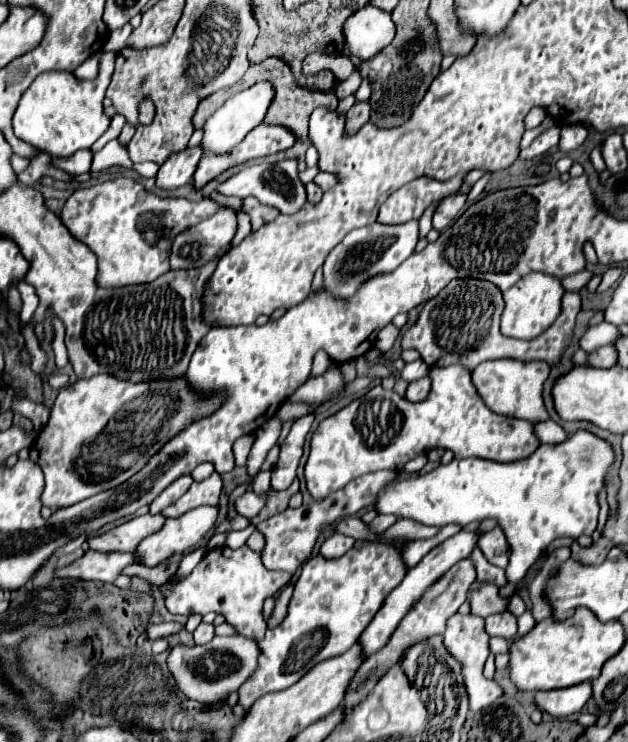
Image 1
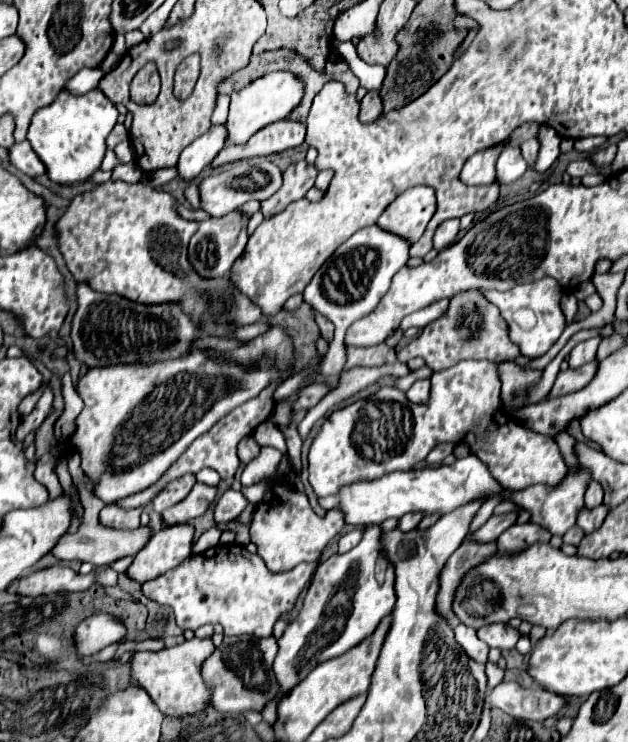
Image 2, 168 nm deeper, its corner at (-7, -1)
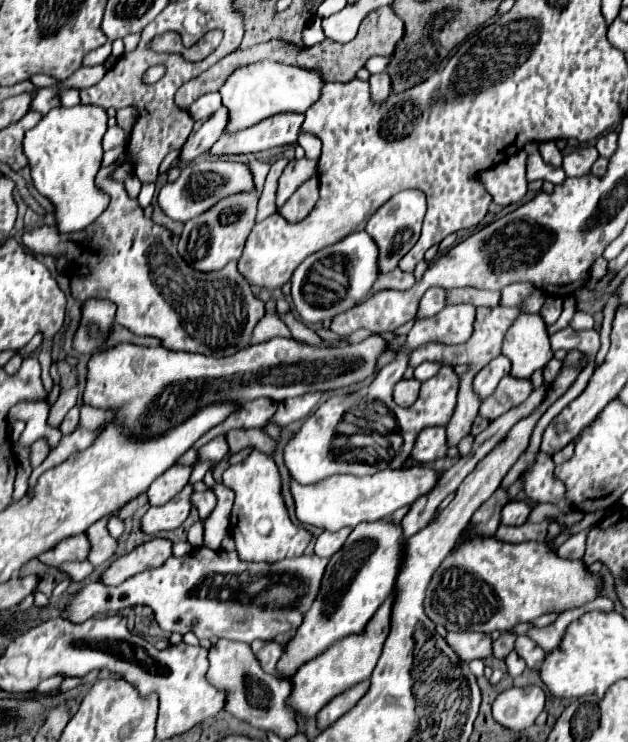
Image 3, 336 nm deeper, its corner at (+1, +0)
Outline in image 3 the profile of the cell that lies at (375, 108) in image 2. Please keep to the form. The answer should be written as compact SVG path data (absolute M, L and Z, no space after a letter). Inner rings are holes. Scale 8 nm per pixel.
M388 72L372 74L368 82L370 82L370 94L372 94L374 102L382 102L382 100L384 100L384 98L388 98L388 94L392 92L392 88L390 88L390 78L388 78Z

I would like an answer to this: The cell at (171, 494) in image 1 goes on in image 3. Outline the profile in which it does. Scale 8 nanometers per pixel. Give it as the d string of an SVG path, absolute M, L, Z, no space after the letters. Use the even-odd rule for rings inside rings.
M180 464L180 466L172 466L160 478L156 478L156 482L152 482L152 486L148 488L150 506L162 506L170 502L188 484L190 472L192 472L192 466Z

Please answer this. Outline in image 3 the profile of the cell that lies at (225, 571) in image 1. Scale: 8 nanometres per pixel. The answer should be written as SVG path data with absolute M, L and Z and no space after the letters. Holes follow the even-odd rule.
M198 548L184 558L168 558L164 566L154 570L144 570L120 586L106 586L100 582L90 582L82 590L74 594L74 598L66 604L62 618L70 622L86 622L96 614L114 614L128 606L150 606L156 622L166 632L194 632L198 638L226 638L250 644L252 640L274 640L278 634L288 630L296 630L310 610L316 594L320 590L320 582L324 570L328 566L326 558L320 556L300 556L300 558L286 558L278 564L248 564L238 558L236 552L214 552L208 548ZM300 572L300 582L296 582L296 590L290 594L290 602L268 598L268 604L258 602L240 602L240 576L268 576L268 574ZM288 604L288 606L282 606Z

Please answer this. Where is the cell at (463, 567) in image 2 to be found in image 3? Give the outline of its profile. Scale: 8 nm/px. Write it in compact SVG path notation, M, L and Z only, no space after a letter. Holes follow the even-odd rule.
M498 488L472 516L472 522L476 522L476 534L492 536L500 524L500 510L508 504L506 488Z

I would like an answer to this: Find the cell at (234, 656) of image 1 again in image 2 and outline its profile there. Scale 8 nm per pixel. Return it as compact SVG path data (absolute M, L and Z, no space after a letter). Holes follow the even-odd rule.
M224 637L222 645L204 661L202 675L204 683L212 691L212 707L222 713L242 713L246 709L260 711L268 699L278 693L278 685L272 673L272 661L276 657L278 645L274 637Z

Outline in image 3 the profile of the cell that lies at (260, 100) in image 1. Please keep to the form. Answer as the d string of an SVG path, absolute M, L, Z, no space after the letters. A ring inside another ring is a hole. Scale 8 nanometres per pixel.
M260 60L248 66L240 66L226 78L222 88L218 90L222 104L230 110L230 124L226 130L238 132L280 112L304 112L308 110L308 106L312 106L312 102L320 98L322 86L324 80L320 70L304 70L272 60Z

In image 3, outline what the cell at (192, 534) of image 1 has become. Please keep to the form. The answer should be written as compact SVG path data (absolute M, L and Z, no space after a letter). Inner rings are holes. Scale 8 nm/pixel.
M154 538L132 552L116 558L100 576L100 582L106 586L118 586L128 580L132 574L162 566L172 556L172 542L164 538Z

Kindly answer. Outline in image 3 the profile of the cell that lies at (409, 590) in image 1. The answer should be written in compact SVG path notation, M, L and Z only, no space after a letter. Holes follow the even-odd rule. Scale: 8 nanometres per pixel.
M512 500L502 510L502 524L520 526L520 524L524 524L528 520L530 510L532 508L528 506L528 502L516 502L516 500Z

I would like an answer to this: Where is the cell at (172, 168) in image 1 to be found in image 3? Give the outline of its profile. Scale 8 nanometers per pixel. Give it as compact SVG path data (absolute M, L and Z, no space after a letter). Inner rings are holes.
M220 106L208 120L198 124L196 130L188 136L180 158L184 162L192 162L200 154L208 152L214 146L214 142L224 134L226 126L228 126L228 108Z

